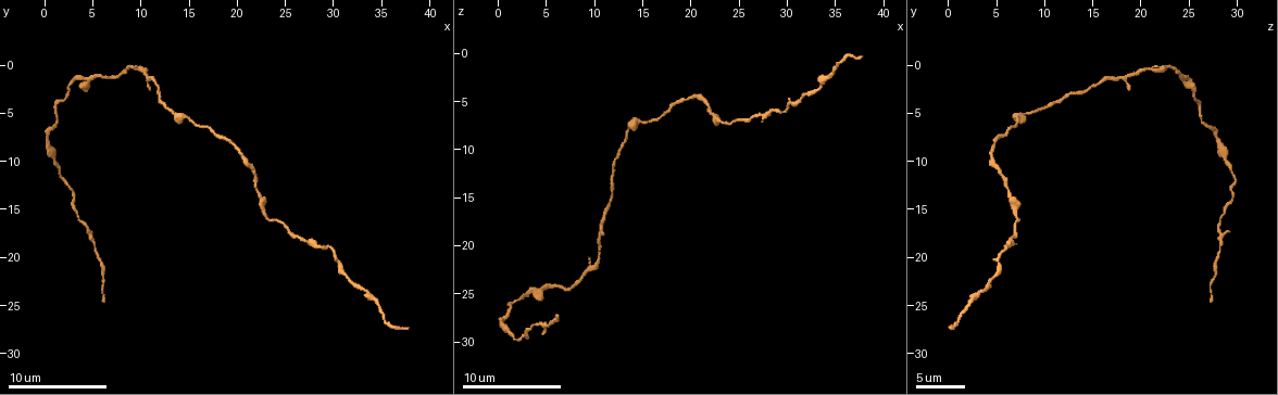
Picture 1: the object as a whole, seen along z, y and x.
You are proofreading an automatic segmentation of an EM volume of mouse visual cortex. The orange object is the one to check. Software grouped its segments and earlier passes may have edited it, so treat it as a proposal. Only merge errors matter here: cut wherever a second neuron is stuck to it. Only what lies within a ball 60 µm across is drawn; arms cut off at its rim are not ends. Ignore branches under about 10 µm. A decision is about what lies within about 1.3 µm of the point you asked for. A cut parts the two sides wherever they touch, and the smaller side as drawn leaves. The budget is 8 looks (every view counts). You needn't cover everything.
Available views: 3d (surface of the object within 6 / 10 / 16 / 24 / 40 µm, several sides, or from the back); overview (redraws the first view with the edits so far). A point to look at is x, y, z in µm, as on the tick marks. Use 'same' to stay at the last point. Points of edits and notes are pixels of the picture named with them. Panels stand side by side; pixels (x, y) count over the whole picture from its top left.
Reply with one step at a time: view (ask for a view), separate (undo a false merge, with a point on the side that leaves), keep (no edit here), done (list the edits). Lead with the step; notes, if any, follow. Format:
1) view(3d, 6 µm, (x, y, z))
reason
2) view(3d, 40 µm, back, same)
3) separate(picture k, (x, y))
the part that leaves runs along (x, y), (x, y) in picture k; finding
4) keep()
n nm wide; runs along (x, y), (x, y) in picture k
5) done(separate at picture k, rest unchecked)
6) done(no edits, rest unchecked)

view(3d, 6 µm, (3.0, 1.8, 25.4))
thick turns thin

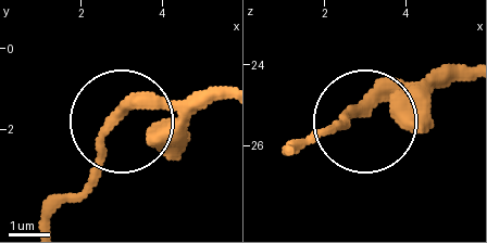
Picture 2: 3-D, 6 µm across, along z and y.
keep()
270 nm wide; one neuron here

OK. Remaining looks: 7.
view(3d, 10 µm, (27.0, 18.0, 6.4))
side arm on a straight run

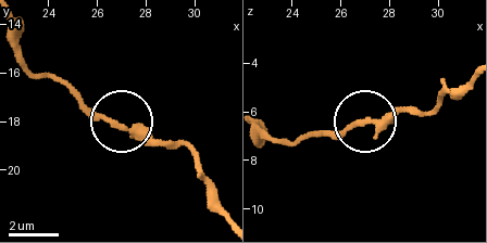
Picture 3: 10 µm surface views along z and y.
keep()
runs along (19, 60), (62, 78), (100, 114), (173, 141) in picture 3; continuous, no second neuron

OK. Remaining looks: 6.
view(3d, 10 µm, (15.2, 5.4, 7.0))
thick turns thin

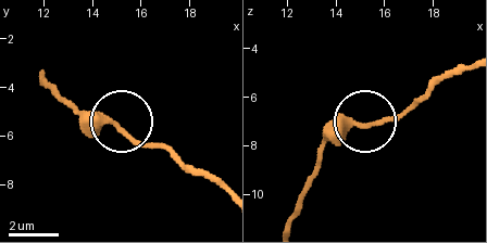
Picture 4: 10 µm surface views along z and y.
view(3d, 6 µm, (15.1, 5.6, 7.1))

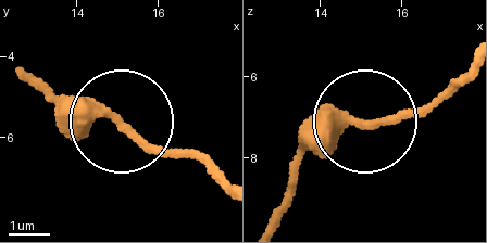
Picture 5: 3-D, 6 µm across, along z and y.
keep()
runs along (272, 217), (302, 165), (345, 135), (427, 110), (465, 82) in picture 5; one neuron here

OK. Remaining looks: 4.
view(3d, 6 µm, (22.8, 15.6, 6.8))
sudden change in width

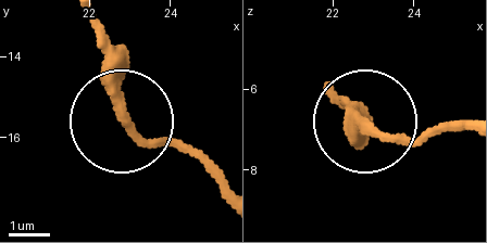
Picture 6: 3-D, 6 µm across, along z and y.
keep()
runs along (329, 91), (396, 136), (467, 126) in picture 6; continuous, no second neuron

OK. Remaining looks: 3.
done(no edits, rest unchecked)

